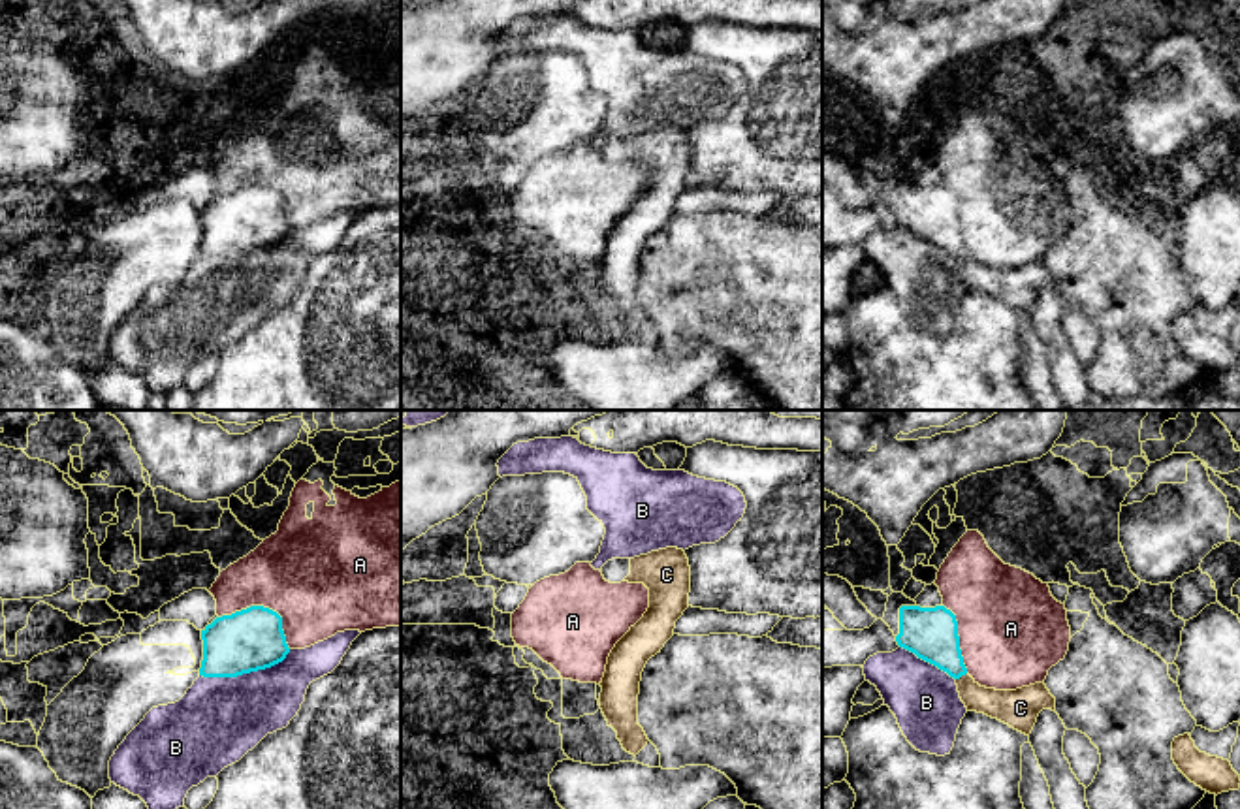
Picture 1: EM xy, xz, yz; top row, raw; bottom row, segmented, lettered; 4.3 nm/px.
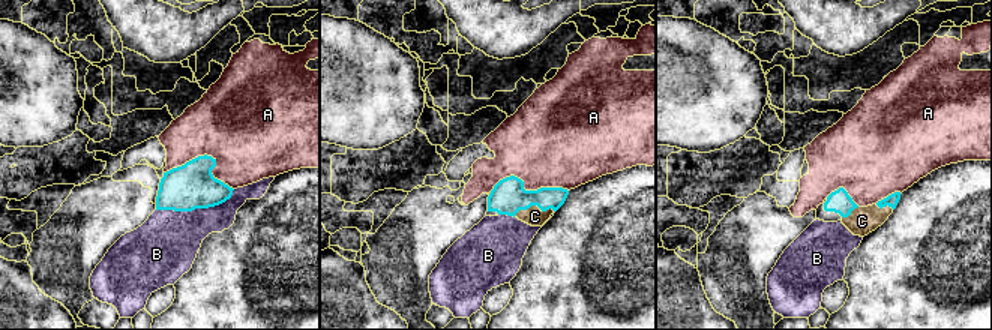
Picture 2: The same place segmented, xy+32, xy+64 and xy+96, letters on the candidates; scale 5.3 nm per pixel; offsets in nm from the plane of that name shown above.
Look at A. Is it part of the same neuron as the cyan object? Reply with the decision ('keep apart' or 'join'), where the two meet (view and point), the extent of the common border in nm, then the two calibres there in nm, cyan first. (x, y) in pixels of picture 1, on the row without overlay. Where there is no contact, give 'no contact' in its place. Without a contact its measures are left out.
keep apart | xy (266, 187) | 340 nm | 260/460 nm

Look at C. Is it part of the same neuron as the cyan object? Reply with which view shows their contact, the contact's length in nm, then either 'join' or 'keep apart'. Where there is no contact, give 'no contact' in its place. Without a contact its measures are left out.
yz | 60 nm | join

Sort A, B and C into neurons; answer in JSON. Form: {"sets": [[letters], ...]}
{"sets": [["A"], ["B"], ["C"]]}

